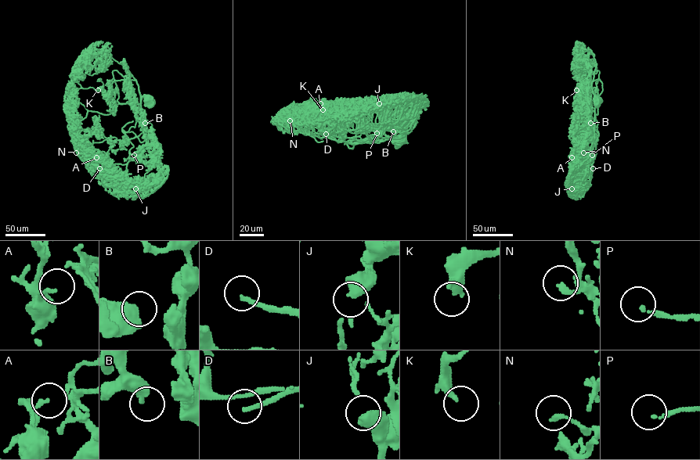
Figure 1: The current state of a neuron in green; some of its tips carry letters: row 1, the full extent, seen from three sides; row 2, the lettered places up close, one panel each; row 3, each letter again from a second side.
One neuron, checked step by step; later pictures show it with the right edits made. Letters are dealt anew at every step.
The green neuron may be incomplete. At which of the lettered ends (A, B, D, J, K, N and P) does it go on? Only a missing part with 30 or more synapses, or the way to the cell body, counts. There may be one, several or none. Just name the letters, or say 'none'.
D, J, P

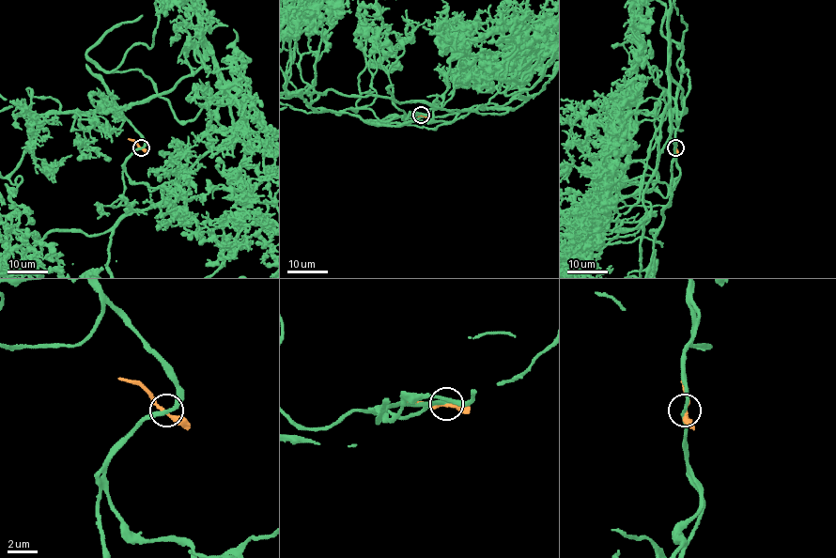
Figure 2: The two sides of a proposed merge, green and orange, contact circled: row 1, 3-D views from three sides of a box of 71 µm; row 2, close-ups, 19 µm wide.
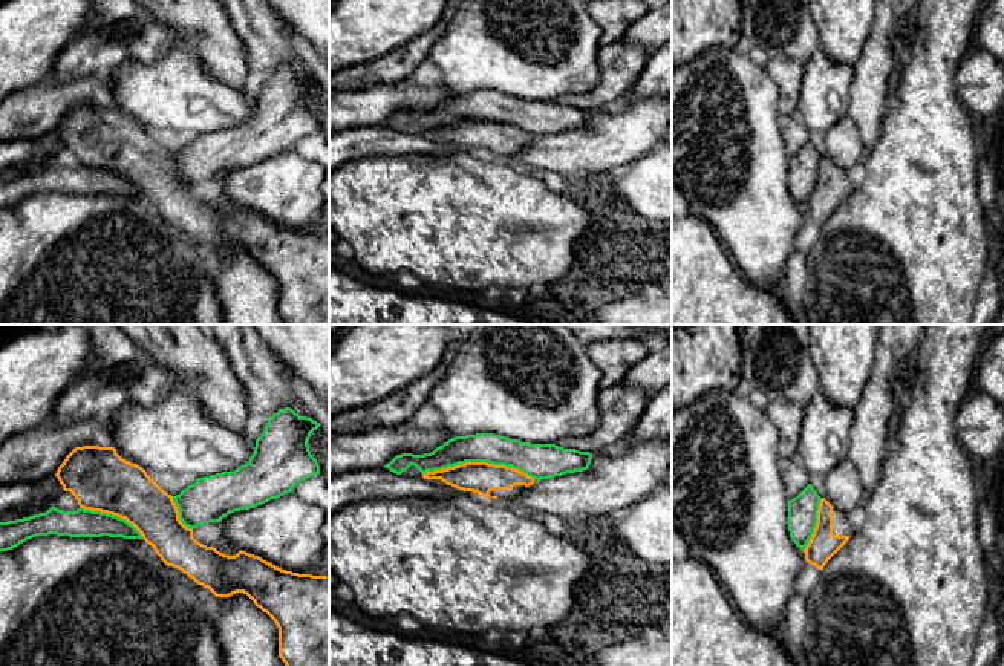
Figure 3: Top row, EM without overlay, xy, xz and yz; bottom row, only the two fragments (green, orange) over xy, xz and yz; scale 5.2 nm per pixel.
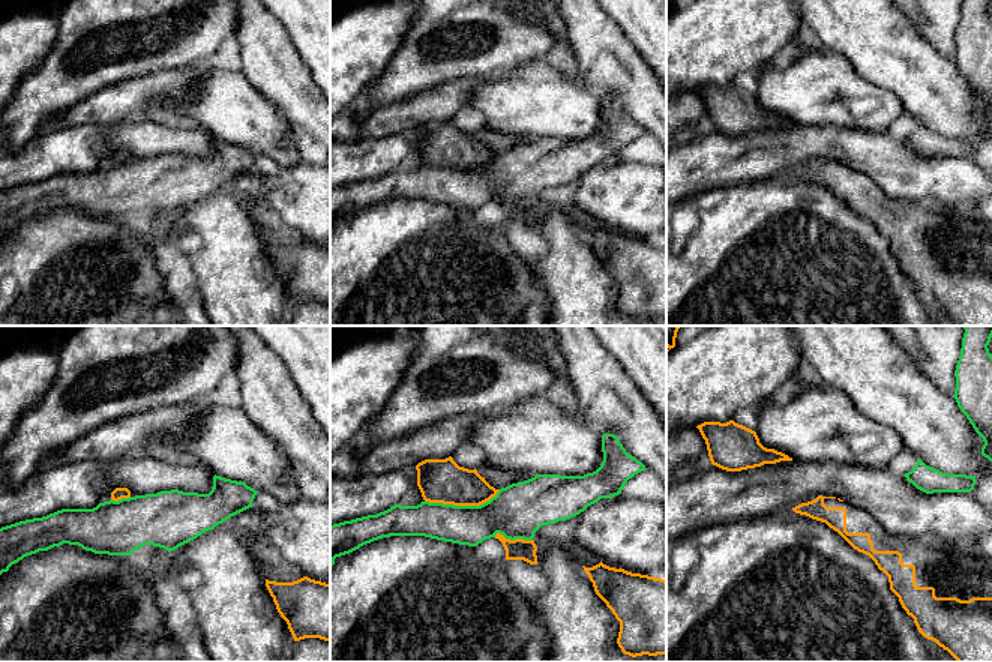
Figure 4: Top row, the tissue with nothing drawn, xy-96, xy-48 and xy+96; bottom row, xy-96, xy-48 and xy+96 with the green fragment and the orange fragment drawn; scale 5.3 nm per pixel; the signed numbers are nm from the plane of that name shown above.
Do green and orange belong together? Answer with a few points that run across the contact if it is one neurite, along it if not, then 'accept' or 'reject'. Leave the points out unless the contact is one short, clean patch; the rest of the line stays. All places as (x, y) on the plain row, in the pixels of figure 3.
reject

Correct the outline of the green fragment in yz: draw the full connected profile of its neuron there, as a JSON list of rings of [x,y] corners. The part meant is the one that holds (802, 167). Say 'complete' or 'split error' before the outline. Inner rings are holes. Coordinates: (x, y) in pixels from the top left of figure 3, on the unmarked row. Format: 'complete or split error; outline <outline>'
complete; outline [[[808,141],[796,155],[788,158],[788,188],[800,207],[805,207],[814,190],[820,156],[813,142]]]

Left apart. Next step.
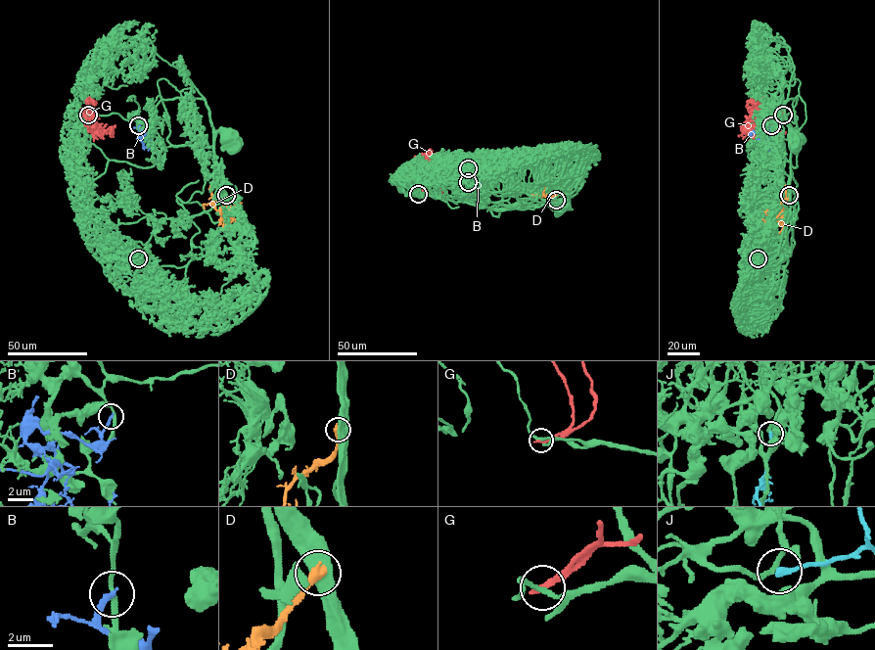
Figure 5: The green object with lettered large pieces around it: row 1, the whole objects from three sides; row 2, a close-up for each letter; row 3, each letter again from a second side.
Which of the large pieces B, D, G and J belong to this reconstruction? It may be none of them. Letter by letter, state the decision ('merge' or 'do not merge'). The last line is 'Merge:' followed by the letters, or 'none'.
B: do not merge
D: do not merge
G: merge
J: do not merge
Merge: G

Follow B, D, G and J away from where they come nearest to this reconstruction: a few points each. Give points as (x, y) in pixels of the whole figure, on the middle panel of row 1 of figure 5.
B: (468, 182), (470, 171), (470, 177), (470, 172), (476, 181), (484, 183)
D: (556, 200), (543, 195), (545, 184), (550, 179), (553, 180), (552, 186)
G: (418, 195), (422, 190), (417, 173), (422, 162), (425, 158), (425, 162), (436, 155), (438, 170), (440, 153)
J: (468, 168), (463, 184)

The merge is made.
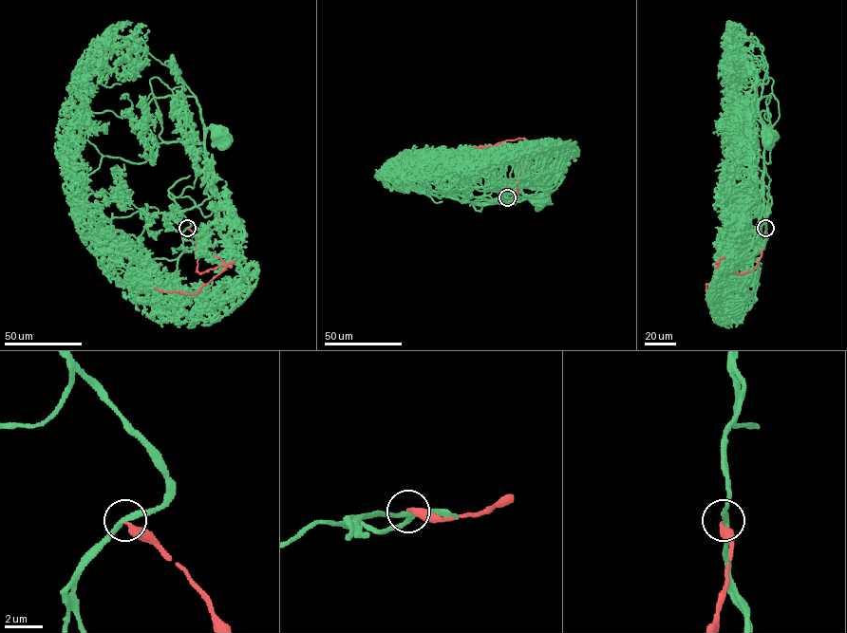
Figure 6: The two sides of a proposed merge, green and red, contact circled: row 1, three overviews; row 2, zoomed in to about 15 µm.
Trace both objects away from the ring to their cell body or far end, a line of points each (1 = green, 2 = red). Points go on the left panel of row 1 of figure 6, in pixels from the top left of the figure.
1: (187, 227), (183, 236), (198, 246), (224, 221), (222, 202), (205, 146), (207, 129), (219, 132)
2: (187, 228), (195, 237), (196, 271), (200, 273), (221, 266), (226, 267), (197, 293), (160, 291), (154, 288)

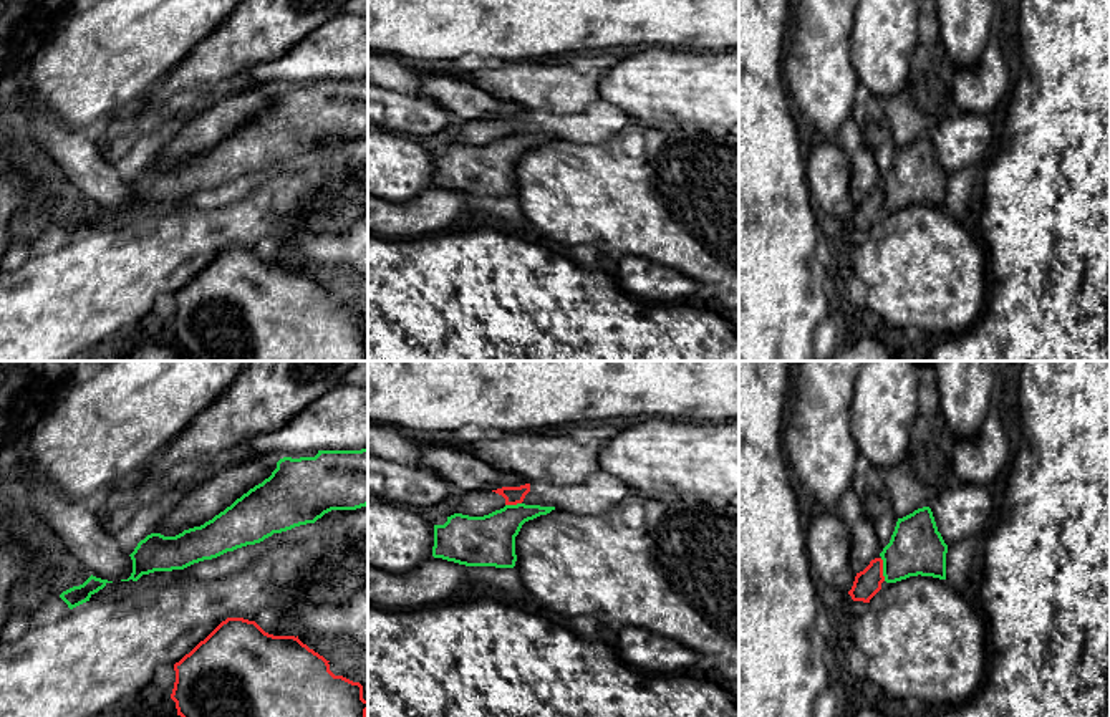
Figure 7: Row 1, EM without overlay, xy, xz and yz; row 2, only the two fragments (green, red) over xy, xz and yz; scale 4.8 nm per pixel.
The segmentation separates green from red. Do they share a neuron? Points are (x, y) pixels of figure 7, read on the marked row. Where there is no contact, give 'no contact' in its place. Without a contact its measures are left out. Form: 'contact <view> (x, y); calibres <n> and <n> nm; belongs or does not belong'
contact yz (883, 570); calibres 260 and 130 nm; does not belong

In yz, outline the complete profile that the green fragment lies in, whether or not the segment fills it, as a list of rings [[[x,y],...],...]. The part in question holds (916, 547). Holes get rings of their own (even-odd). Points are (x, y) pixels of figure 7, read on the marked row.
[[[929,507],[898,518],[890,543],[880,553],[886,583],[910,576],[946,580],[948,545],[938,532]]]

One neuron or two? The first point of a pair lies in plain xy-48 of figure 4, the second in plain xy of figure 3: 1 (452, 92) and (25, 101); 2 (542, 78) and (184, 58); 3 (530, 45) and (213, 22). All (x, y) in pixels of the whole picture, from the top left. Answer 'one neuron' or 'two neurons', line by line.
1: one neuron
2: one neuron
3: two neurons

